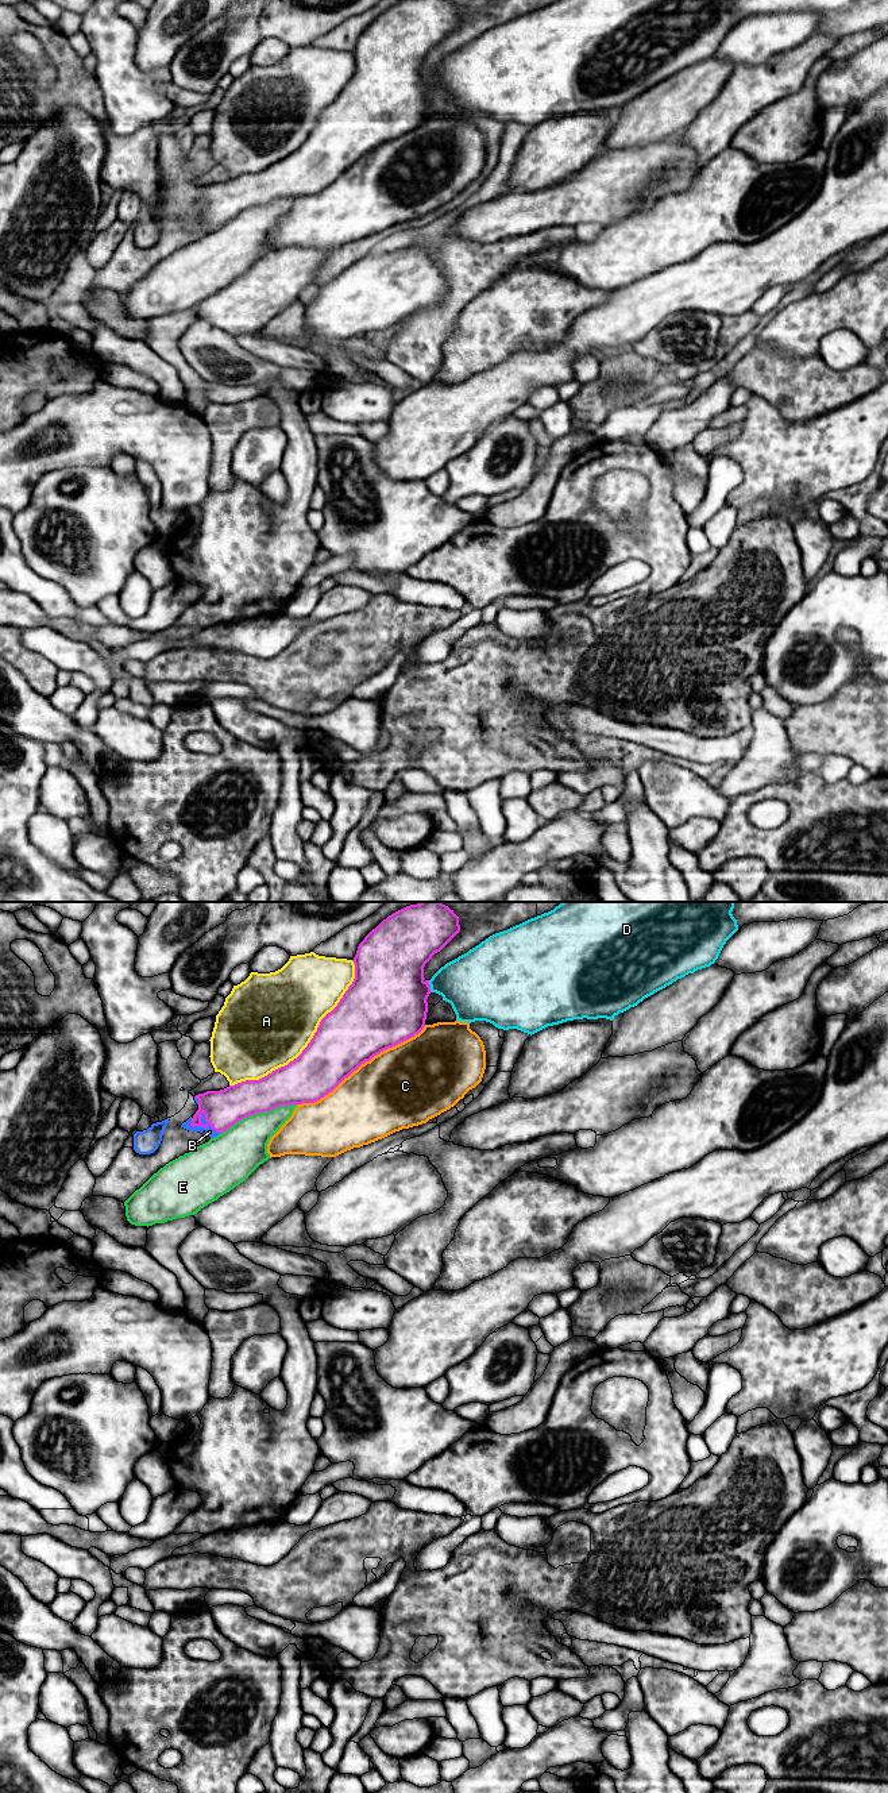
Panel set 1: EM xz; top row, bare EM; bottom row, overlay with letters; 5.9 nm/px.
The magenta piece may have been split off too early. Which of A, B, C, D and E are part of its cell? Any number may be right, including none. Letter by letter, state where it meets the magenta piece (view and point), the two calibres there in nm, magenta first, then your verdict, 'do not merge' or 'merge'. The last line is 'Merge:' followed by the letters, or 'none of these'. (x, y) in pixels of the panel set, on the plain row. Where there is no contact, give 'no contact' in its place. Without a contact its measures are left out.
A: xz (309, 135) | 360/500 nm | do not merge
B: xz (203, 218) | 220/50 nm | merge
C: xz (361, 157) | 400/460 nm | do not merge
D: xz (429, 78) | 460/360 nm | do not merge
E: xz (258, 204) | 240/280 nm | do not merge
Merge: B

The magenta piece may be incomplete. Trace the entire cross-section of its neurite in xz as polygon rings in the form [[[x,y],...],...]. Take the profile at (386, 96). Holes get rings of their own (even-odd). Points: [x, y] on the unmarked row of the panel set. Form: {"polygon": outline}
{"polygon": [[[404,0],[389,8],[359,36],[352,53],[355,57],[352,77],[337,99],[321,112],[317,124],[302,146],[287,158],[259,173],[246,173],[220,184],[196,188],[194,193],[198,203],[181,220],[215,231],[250,208],[271,204],[279,198],[314,196],[332,185],[345,170],[374,149],[418,127],[425,119],[426,92],[432,85],[429,73],[424,70],[424,59],[459,24],[459,9],[449,0]]]}

